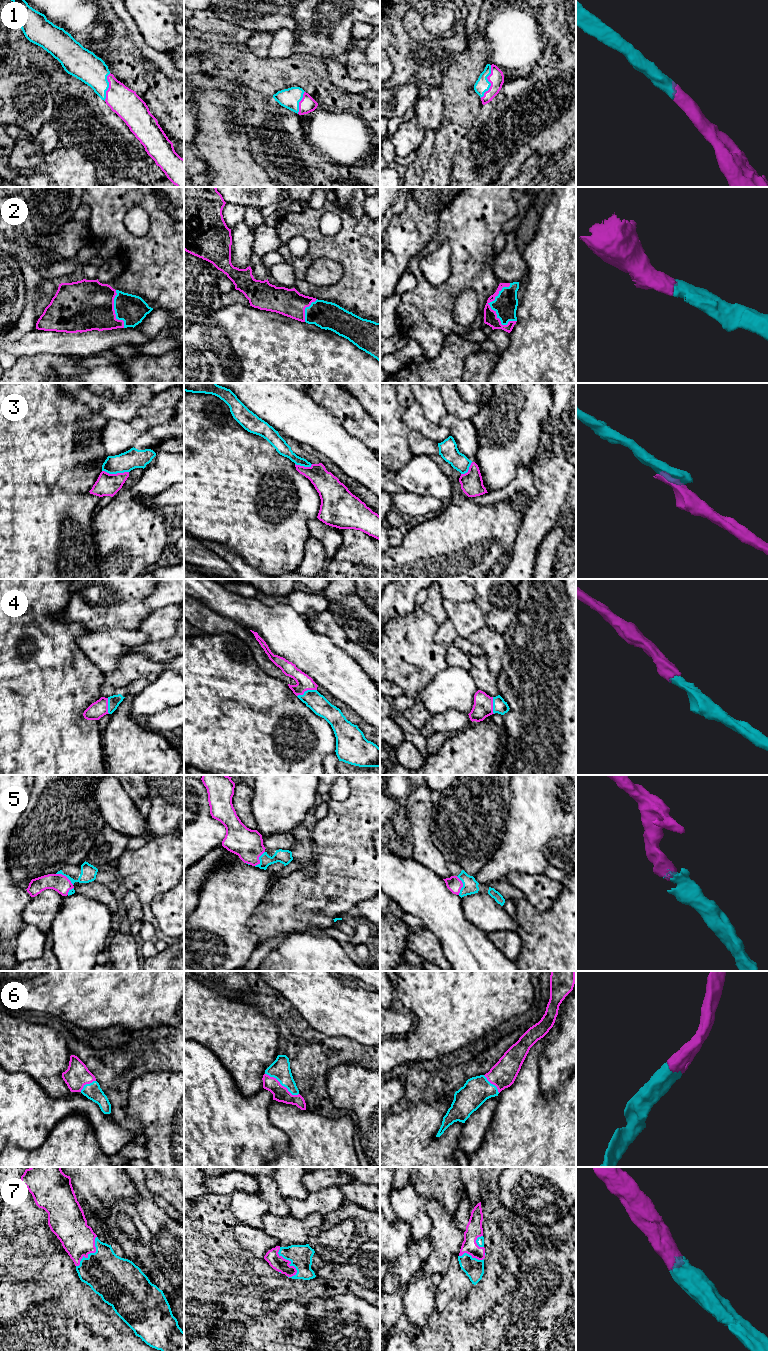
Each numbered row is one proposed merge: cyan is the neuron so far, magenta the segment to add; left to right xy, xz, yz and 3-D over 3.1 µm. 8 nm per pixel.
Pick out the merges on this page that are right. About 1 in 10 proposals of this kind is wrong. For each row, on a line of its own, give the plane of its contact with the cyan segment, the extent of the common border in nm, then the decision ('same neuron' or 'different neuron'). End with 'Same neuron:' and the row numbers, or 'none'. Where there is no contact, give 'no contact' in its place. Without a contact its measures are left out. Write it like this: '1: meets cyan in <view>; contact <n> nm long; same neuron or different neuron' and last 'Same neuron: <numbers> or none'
1: meets cyan in yz; contact 280 nm long; same neuron
2: meets cyan in yz; contact 360 nm long; same neuron
3: meets cyan in xy; contact 220 nm long; different neuron
4: meets cyan in xz; contact 170 nm long; same neuron
5: meets cyan in yz; contact 150 nm long; same neuron
6: meets cyan in xz; contact 320 nm long; same neuron
7: meets cyan in xz; contact 260 nm long; same neuron
Same neuron: 1, 2, 4, 5, 6, 7

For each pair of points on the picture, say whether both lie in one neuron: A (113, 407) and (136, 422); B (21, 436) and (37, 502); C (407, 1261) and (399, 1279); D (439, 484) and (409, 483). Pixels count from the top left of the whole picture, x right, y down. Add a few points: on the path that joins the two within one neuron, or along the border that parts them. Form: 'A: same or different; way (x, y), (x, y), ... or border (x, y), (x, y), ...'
A: different; border (136, 415), (128, 421), (109, 419)
B: same; way (21, 452), (21, 486)
C: same; way (407, 1265), (399, 1275)
D: same; way (432, 483), (416, 483)

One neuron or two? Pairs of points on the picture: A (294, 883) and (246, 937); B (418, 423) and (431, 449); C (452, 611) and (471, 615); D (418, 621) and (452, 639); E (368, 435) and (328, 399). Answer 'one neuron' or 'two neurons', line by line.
A: two neurons
B: two neurons
C: one neuron
D: two neurons
E: one neuron

